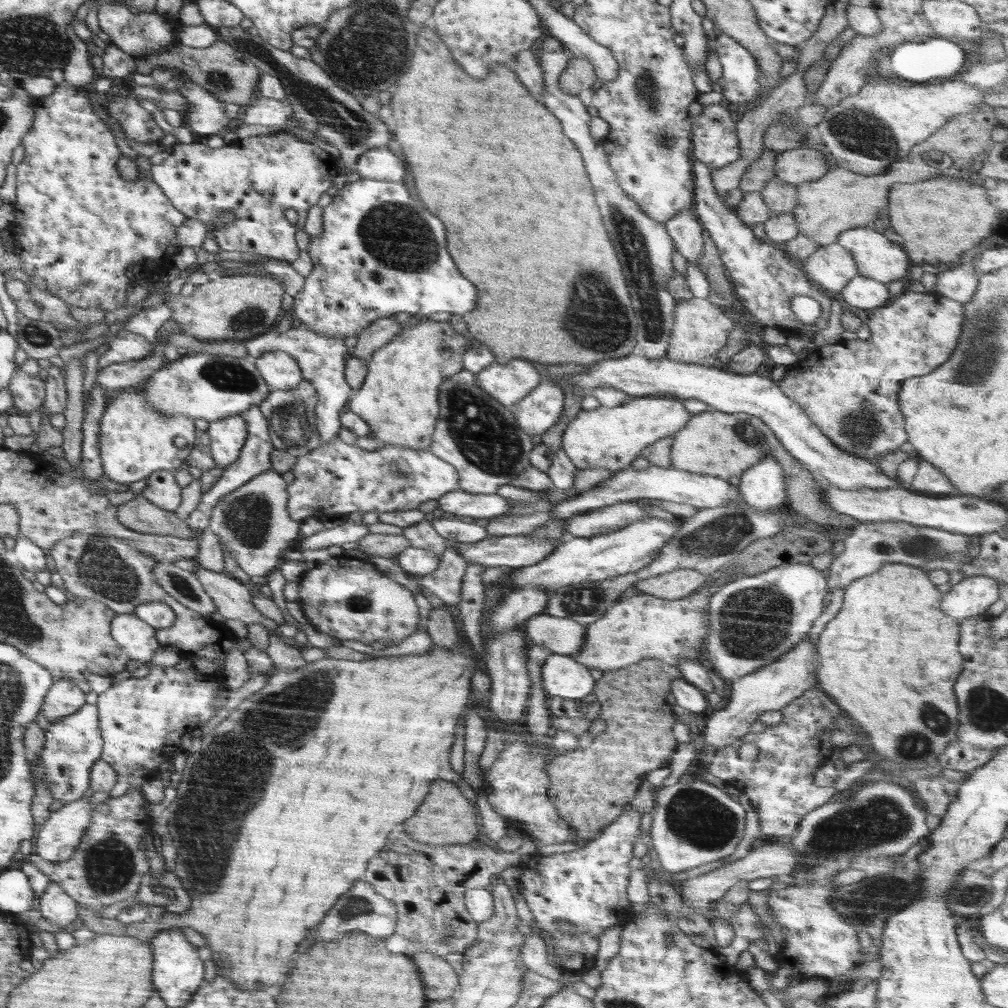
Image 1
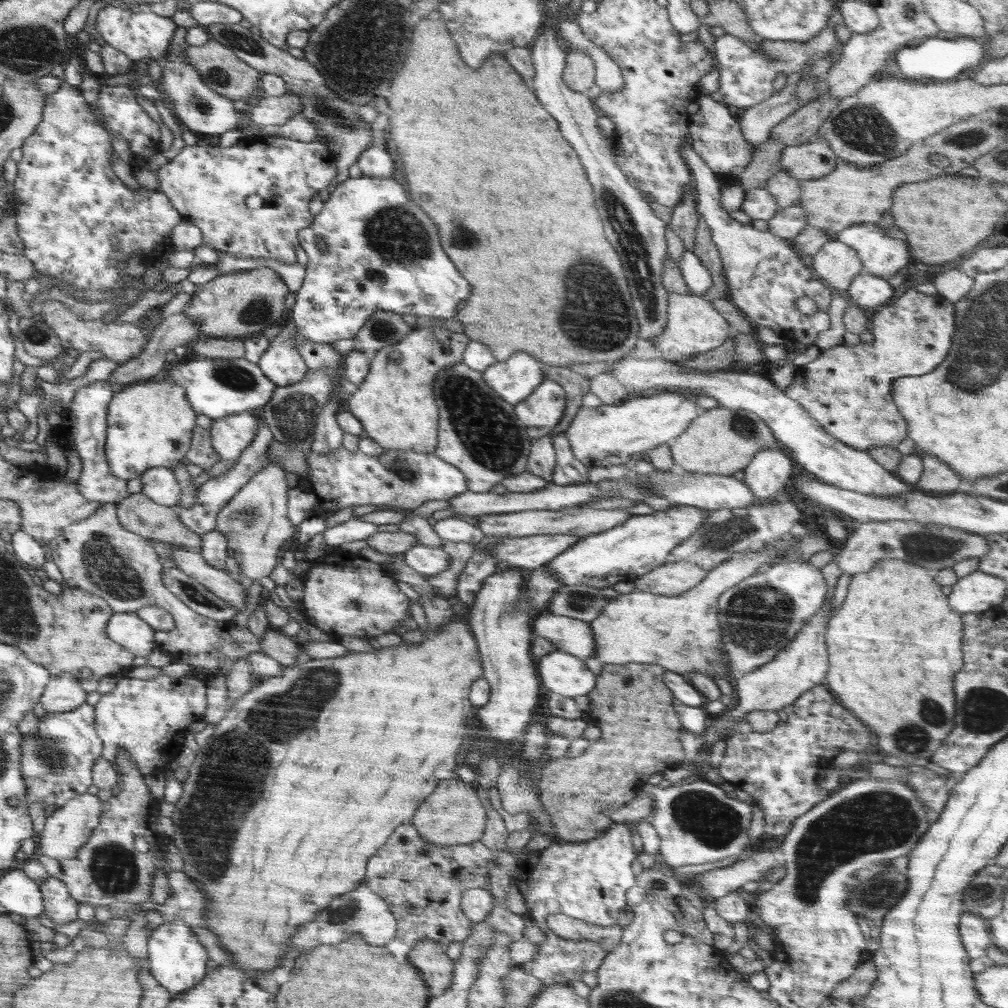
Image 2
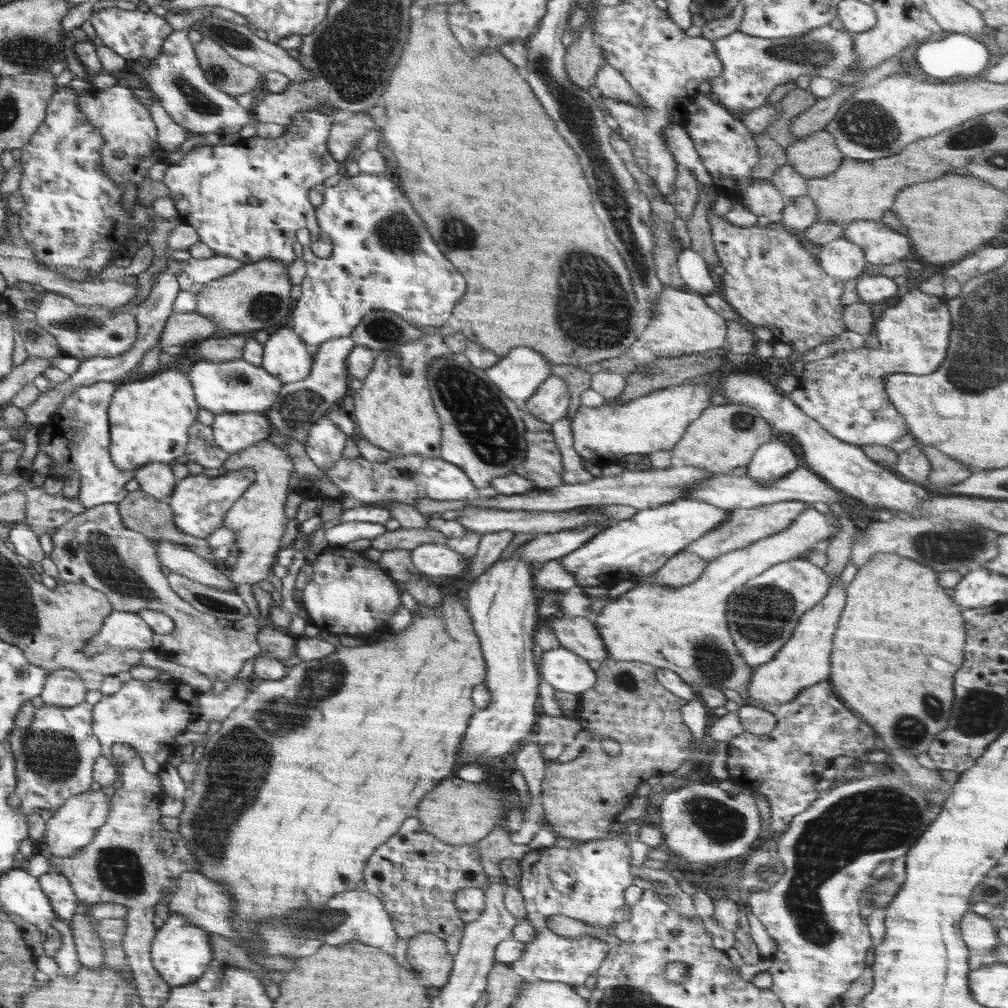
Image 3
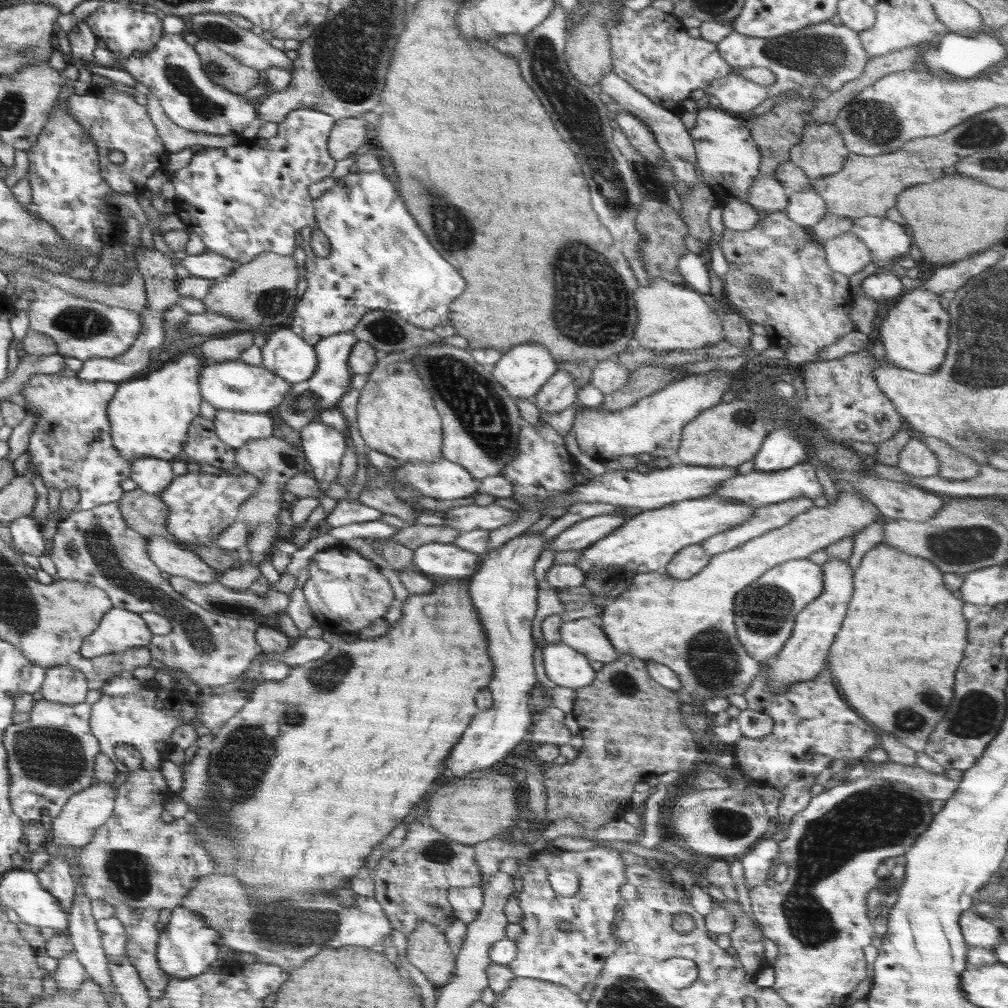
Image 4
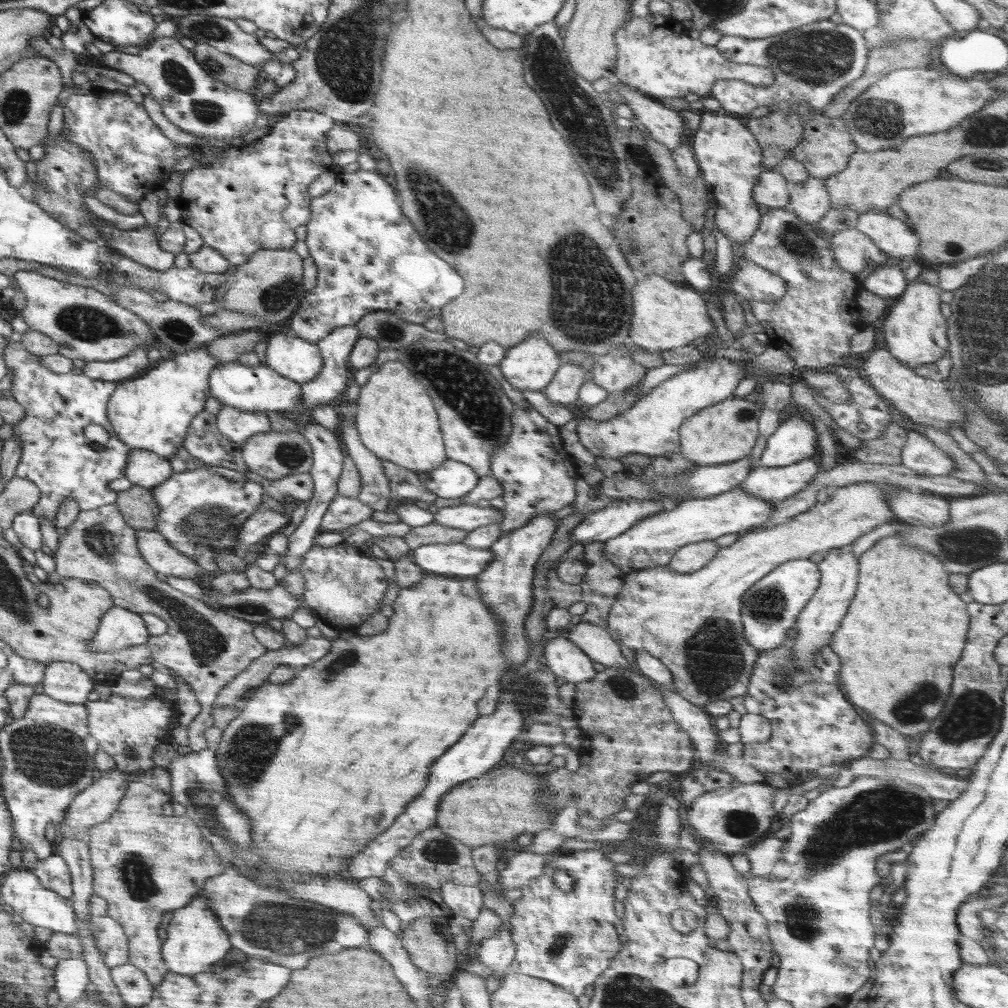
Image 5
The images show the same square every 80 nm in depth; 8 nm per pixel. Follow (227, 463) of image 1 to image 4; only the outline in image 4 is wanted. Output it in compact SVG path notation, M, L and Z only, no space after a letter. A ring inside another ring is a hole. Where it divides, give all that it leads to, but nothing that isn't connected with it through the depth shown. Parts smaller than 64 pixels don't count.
M217 410L214 432L229 447L240 448L250 439L272 435L275 420L270 413Z

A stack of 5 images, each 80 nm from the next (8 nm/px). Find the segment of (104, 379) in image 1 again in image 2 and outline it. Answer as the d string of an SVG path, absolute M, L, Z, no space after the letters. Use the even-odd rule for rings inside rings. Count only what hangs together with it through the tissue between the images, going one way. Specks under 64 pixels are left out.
M184 313L164 317L159 326L151 334L145 351L140 352L132 360L124 362L120 367L114 369L114 373L112 373L108 382L114 385L116 389L119 389L132 383L141 383L142 381L159 378L166 366L169 365L165 360L168 352L176 347L186 346L191 341L202 338L202 332L196 328L196 322L197 320L186 316Z

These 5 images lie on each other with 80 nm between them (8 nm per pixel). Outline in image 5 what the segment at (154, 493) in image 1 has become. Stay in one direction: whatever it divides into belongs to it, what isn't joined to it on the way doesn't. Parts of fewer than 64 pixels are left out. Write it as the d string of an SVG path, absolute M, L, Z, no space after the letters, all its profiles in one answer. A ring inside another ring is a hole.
M132 449L127 456L126 478L133 485L158 487L172 477L172 468L166 457L144 449Z

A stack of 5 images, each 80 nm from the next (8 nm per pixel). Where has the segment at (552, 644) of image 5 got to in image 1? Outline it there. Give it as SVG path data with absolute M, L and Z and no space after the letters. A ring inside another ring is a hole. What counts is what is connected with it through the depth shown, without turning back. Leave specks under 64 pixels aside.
M552 653L544 661L541 673L548 697L579 699L593 692L595 680L590 669L569 655Z

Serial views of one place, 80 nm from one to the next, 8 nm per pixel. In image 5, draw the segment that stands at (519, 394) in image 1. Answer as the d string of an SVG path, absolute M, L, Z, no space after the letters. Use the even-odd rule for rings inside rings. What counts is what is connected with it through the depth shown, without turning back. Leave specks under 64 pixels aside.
M528 336L524 342L516 344L516 347L507 349L504 359L498 364L500 370L510 382L514 389L524 392L524 390L532 390L532 392L543 391L550 381L561 368L559 354L554 347L548 344L546 338L542 336Z

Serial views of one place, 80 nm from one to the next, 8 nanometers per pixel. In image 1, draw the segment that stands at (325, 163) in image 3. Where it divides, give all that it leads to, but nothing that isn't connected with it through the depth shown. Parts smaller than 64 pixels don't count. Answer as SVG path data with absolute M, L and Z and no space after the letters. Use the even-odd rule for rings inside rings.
M278 130L267 136L237 139L221 148L210 148L206 144L194 142L176 144L162 163L152 166L152 174L153 181L163 189L171 203L187 218L203 222L222 250L252 252L292 263L299 257L296 232L304 228L308 210L333 186L339 173L338 164L338 158L330 156L316 144L298 139L291 132ZM288 208L293 208L298 214L294 224L284 215L284 210ZM226 210L234 214L234 221L214 228L213 220Z

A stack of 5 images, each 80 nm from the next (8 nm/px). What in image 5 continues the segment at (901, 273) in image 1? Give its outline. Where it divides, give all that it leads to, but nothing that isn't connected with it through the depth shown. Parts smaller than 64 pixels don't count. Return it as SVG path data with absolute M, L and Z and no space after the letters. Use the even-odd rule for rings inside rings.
M876 209L859 215L855 228L868 236L889 258L914 261L920 240L908 228L908 222Z

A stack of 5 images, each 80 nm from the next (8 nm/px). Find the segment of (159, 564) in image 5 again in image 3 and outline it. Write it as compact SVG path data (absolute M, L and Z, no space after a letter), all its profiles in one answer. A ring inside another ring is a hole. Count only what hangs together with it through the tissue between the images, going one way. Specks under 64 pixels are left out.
M157 541L155 549L159 563L161 566L167 566L170 572L187 576L207 587L213 586L225 591L236 590L236 586L228 577L227 570L194 554L184 545Z

